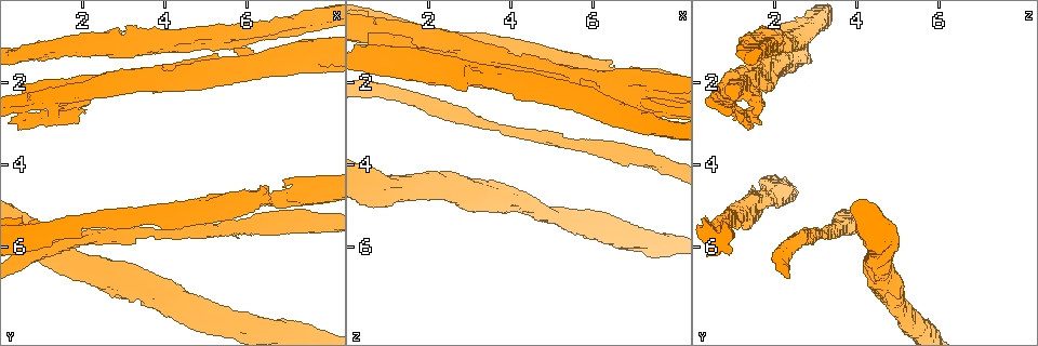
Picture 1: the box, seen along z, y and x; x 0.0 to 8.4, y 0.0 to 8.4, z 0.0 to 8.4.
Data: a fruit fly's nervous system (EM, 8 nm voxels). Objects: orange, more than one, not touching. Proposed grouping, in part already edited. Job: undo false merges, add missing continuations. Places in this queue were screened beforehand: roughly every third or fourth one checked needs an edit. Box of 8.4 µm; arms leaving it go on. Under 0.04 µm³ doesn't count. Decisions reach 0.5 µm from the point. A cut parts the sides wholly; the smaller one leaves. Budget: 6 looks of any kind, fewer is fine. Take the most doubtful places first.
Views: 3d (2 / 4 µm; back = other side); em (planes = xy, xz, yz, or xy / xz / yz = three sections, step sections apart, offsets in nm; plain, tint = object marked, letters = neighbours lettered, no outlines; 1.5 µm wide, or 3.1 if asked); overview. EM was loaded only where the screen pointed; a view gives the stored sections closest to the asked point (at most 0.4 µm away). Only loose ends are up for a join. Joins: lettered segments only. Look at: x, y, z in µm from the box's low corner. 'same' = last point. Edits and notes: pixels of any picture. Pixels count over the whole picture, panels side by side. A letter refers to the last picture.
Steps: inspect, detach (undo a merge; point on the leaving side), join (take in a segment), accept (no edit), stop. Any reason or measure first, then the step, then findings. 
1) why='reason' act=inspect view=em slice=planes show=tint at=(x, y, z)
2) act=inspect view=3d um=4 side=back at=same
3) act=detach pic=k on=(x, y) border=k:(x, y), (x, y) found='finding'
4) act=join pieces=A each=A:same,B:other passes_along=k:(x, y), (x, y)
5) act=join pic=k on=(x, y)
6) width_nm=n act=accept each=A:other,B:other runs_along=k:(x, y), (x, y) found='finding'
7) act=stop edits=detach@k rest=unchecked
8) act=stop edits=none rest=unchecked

why='arms part here' act=inspect view=3d um=2 at=(1.15, 1.20, 1.70)

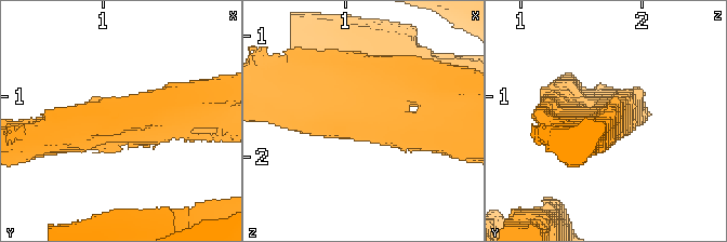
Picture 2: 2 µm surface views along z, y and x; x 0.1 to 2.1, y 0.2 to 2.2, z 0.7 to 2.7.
act=inspect view=em slice=planes show=plain at=(1.18, 1.22, 1.72)

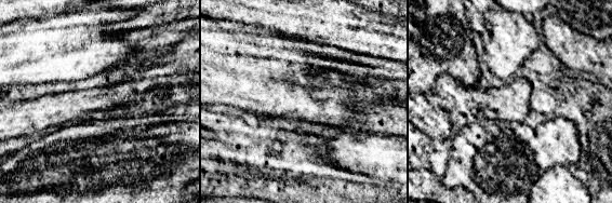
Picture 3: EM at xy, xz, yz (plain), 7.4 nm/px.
why='see the neighbours' act=inspect view=em slice=planes show=letters at=same

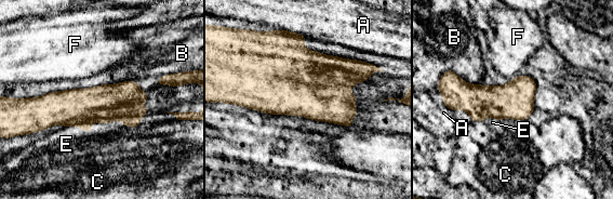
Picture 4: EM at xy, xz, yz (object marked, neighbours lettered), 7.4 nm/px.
act=accept each=A:other,B:other,C:other,E:other,F:other found='continuous, no second neuron'

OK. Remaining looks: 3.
why='sudden change in width' act=inspect view=em slice=yz step=4 show=tint at=(3.30, 5.70, 2.95)

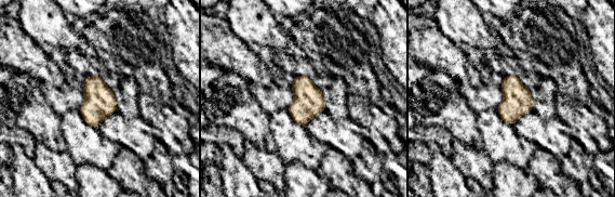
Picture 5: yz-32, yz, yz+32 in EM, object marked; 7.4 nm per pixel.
why='cut it another way' act=inspect view=em slice=planes show=tint at=same

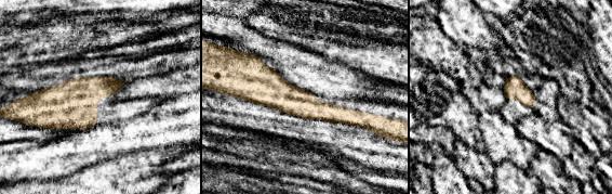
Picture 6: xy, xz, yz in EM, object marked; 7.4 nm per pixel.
act=inspect view=em slice=planes show=letters at=same

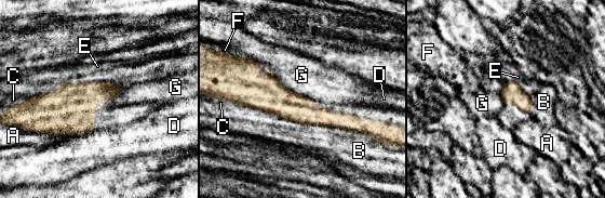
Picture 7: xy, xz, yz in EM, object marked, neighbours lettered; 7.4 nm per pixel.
act=accept each=A:other,B:other,C:other,D:other,E:other,F:other,G:other border=7:(270, 74), (284, 87), (314, 101) found='continuous, no second neuron'

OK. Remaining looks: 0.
act=stop edits=none rest=unchecked

